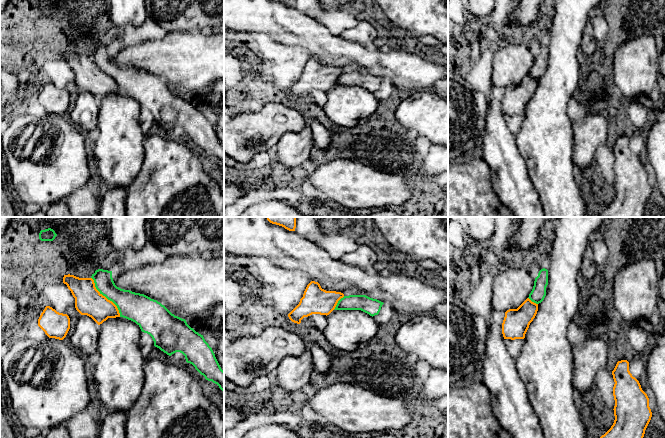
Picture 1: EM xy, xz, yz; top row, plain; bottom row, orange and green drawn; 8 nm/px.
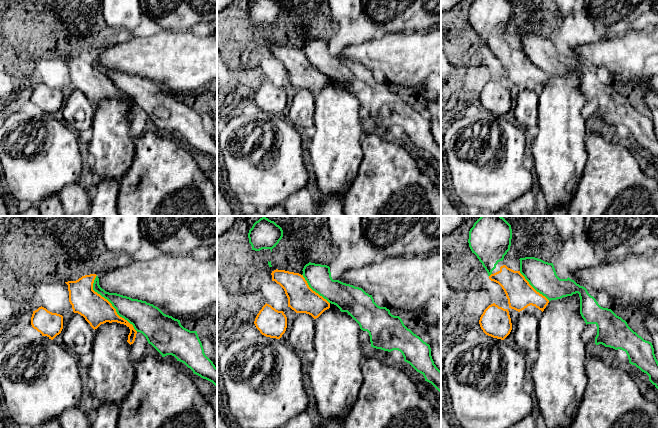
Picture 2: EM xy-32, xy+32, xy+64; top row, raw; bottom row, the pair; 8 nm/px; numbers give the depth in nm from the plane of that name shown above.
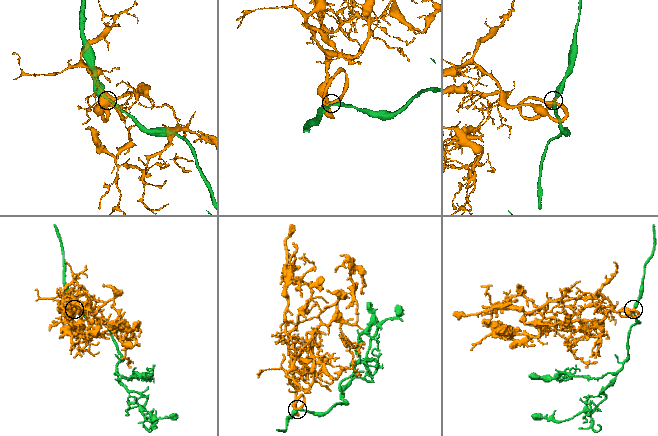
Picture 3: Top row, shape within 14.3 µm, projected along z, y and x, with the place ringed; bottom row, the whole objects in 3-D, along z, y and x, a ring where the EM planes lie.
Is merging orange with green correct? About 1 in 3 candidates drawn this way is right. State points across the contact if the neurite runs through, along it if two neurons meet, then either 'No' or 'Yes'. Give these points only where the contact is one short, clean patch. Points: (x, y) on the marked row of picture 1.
Yes

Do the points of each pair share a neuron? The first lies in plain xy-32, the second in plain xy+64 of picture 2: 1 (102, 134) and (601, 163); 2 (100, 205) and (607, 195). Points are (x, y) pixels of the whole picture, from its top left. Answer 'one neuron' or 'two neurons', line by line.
1: two neurons
2: two neurons

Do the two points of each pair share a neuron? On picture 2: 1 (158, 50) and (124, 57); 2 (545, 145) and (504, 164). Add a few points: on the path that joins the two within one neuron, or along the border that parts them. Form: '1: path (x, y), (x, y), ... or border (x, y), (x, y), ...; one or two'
1: path (150, 56), (132, 56); one
2: border (527, 143), (529, 148); two

